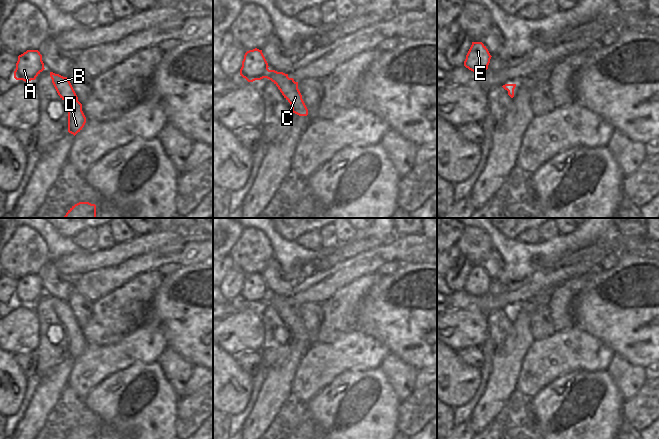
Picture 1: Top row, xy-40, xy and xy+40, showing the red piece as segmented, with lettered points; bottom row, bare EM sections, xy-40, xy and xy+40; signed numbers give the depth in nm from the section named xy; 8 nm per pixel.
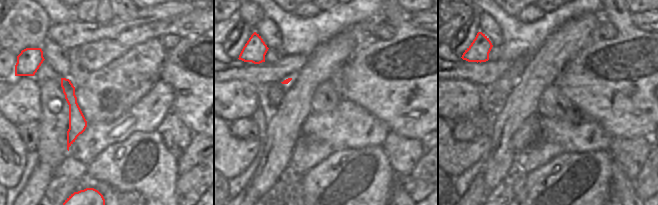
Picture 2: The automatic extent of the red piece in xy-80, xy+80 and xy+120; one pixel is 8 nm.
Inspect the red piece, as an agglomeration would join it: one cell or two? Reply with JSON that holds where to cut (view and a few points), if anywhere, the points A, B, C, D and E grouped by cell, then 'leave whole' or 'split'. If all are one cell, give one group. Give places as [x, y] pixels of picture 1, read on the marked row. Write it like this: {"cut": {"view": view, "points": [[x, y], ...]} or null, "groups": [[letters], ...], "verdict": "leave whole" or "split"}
{"cut": {"view": "xy", "points": [[269, 70], [265, 77]]}, "groups": [["A", "E"], ["B", "C", "D"]], "verdict": "split"}

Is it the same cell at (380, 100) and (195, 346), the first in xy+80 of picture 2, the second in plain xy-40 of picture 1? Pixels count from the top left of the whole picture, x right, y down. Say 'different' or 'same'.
same

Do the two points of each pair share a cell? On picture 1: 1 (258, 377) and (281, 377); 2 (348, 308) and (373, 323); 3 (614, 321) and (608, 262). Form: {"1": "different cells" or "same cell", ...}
{"1": "different cells", "2": "different cells", "3": "different cells"}

